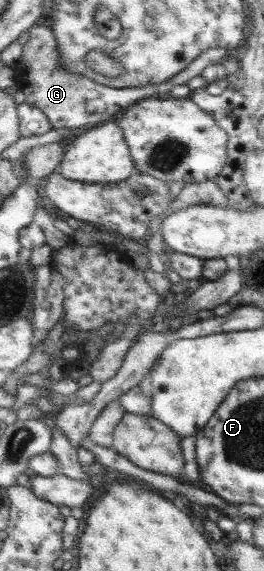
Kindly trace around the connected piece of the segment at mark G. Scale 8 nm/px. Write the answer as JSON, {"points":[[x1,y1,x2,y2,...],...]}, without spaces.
{"points":[[36,24,28,32,29,40,22,46,21,58,21,68,26,76,23,81,17,83,17,87,26,96,24,102,34,104,42,110,53,129,82,130,83,126,103,124,109,121,109,116,122,112,141,99,149,99,153,94,163,94,163,92,171,91,174,86,186,84,190,78,199,75,207,66,222,63,228,52,223,48,211,48,197,56,195,61,179,74,160,85,118,89,99,84,82,74,68,72,63,67,59,45,55,41,51,28]]}

